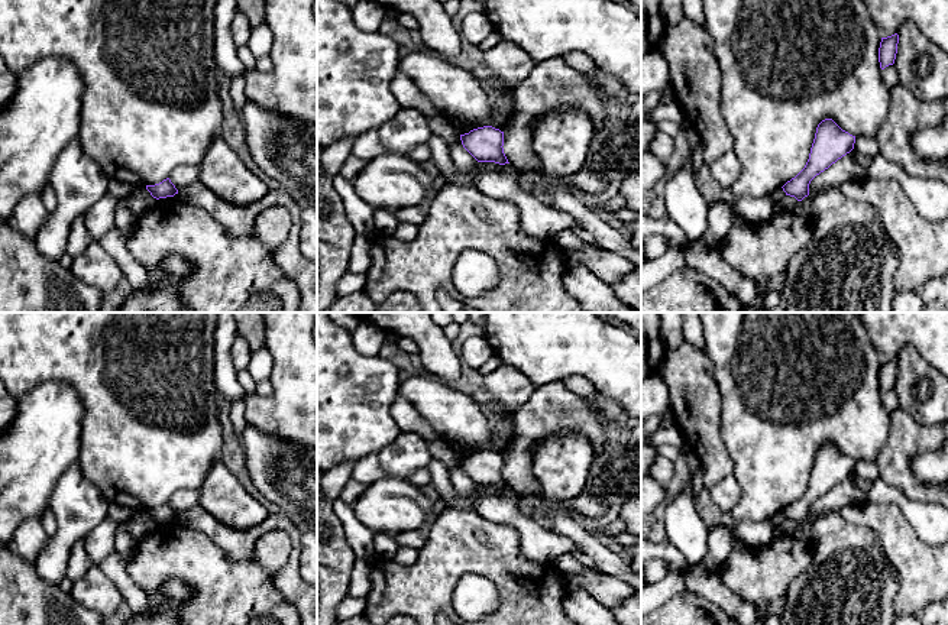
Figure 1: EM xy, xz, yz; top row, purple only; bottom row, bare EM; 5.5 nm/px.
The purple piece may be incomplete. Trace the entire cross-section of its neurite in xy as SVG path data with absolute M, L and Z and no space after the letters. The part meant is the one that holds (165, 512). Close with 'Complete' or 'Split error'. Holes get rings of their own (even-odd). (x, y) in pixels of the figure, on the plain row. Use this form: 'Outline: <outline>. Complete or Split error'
Outline: M169 502L164 503L159 508L155 508L155 509L146 509L146 514L156 524L174 521L175 518L178 518L178 514L175 512L175 509L171 506Z. Complete

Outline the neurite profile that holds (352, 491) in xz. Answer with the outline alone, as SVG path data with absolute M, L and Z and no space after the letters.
M350 479L346 486L343 488L343 490L340 492L340 499L344 502L344 503L349 503L349 505L353 505L357 498L363 493L363 490L366 489L366 483L360 483L360 482L356 482L353 479Z

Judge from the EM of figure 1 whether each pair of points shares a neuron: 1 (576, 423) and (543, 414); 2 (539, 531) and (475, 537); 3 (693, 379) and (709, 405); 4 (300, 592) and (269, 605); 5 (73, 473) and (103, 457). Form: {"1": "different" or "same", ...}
{"1": "same", "2": "different", "3": "same", "4": "different", "5": "different"}

